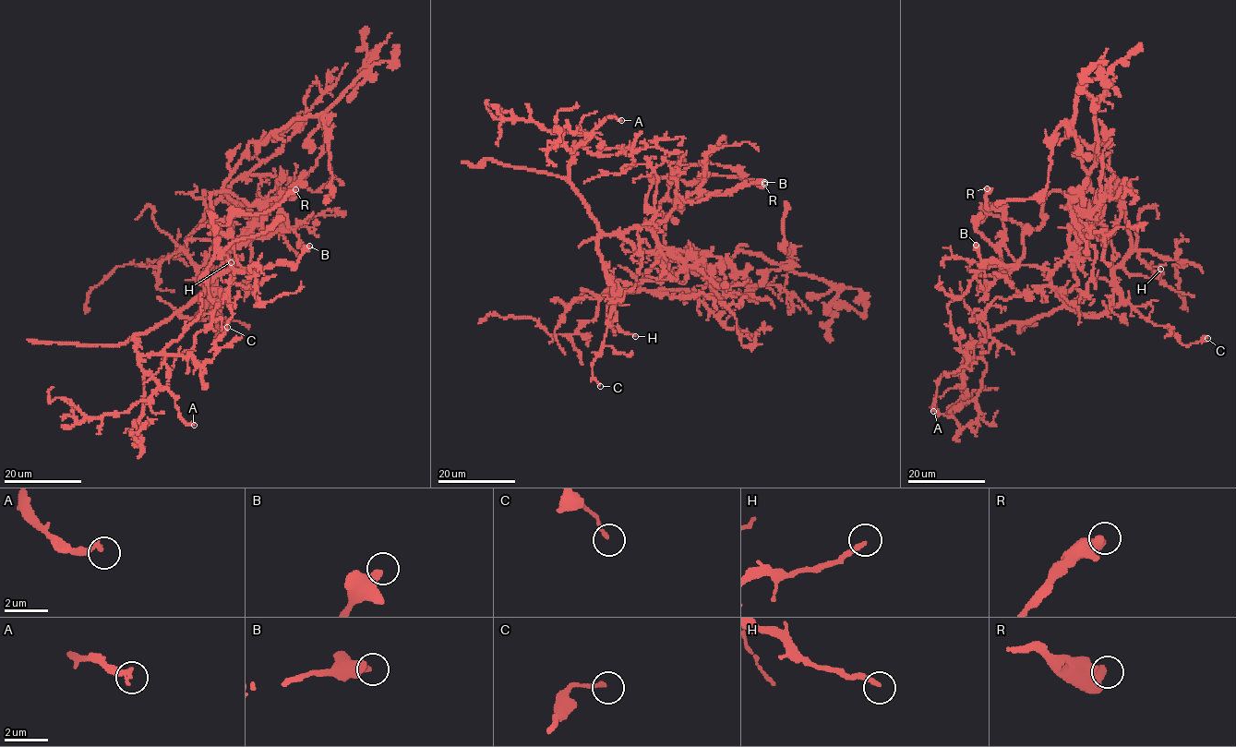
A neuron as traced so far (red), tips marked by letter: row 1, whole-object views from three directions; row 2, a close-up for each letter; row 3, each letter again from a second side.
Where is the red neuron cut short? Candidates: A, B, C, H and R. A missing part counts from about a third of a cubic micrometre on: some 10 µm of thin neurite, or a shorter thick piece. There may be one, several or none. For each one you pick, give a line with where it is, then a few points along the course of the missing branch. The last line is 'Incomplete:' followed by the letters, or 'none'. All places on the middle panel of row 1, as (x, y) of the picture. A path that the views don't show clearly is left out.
Incomplete: none

